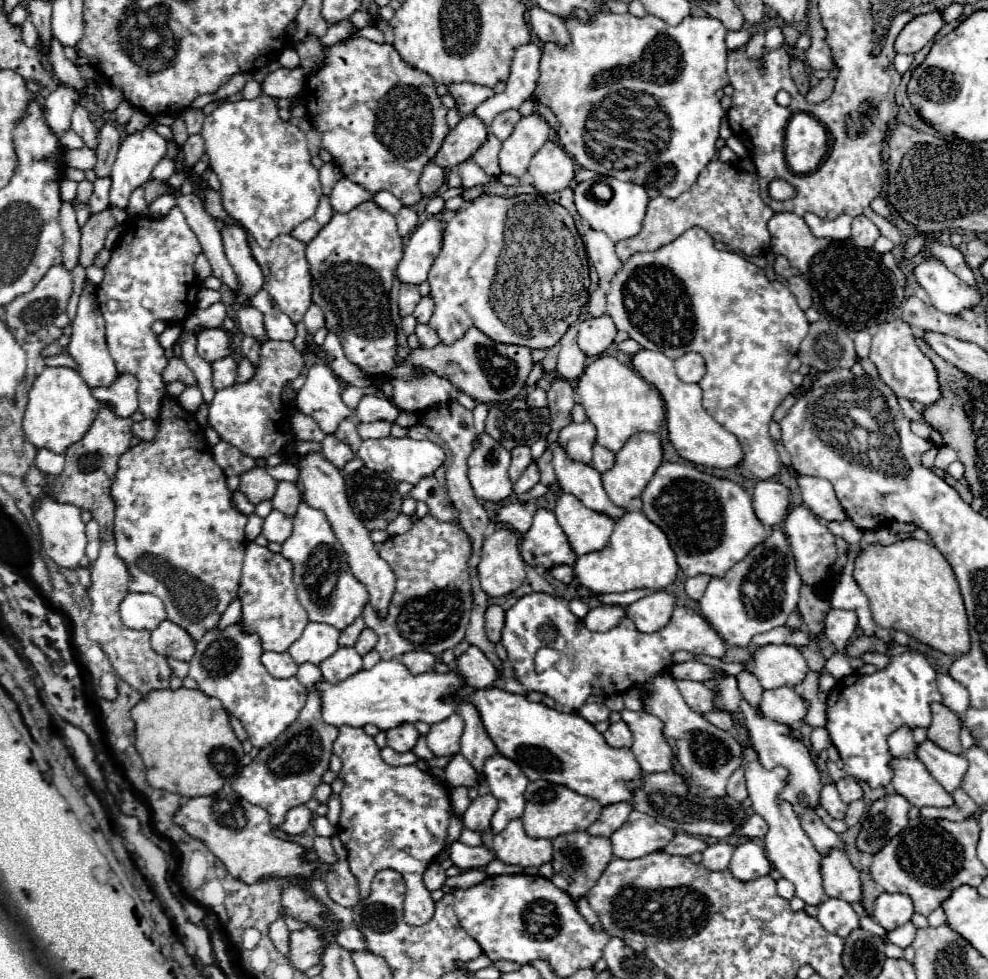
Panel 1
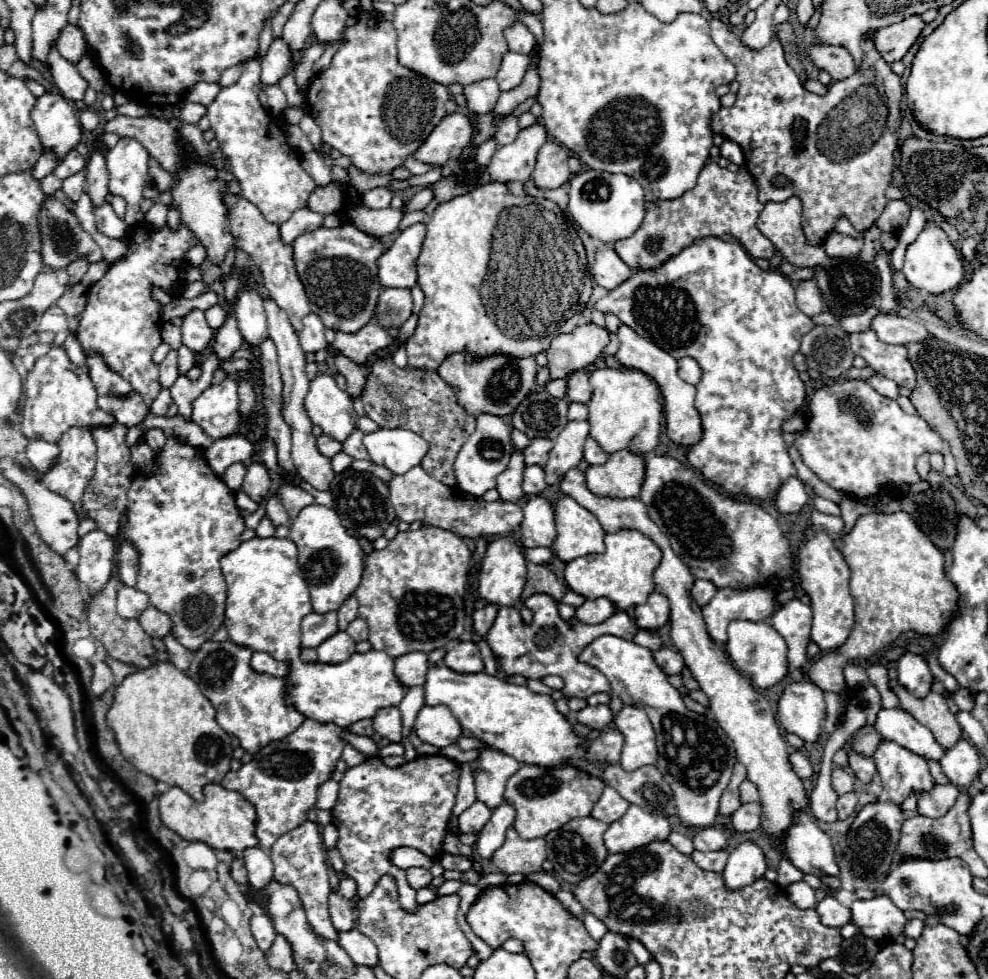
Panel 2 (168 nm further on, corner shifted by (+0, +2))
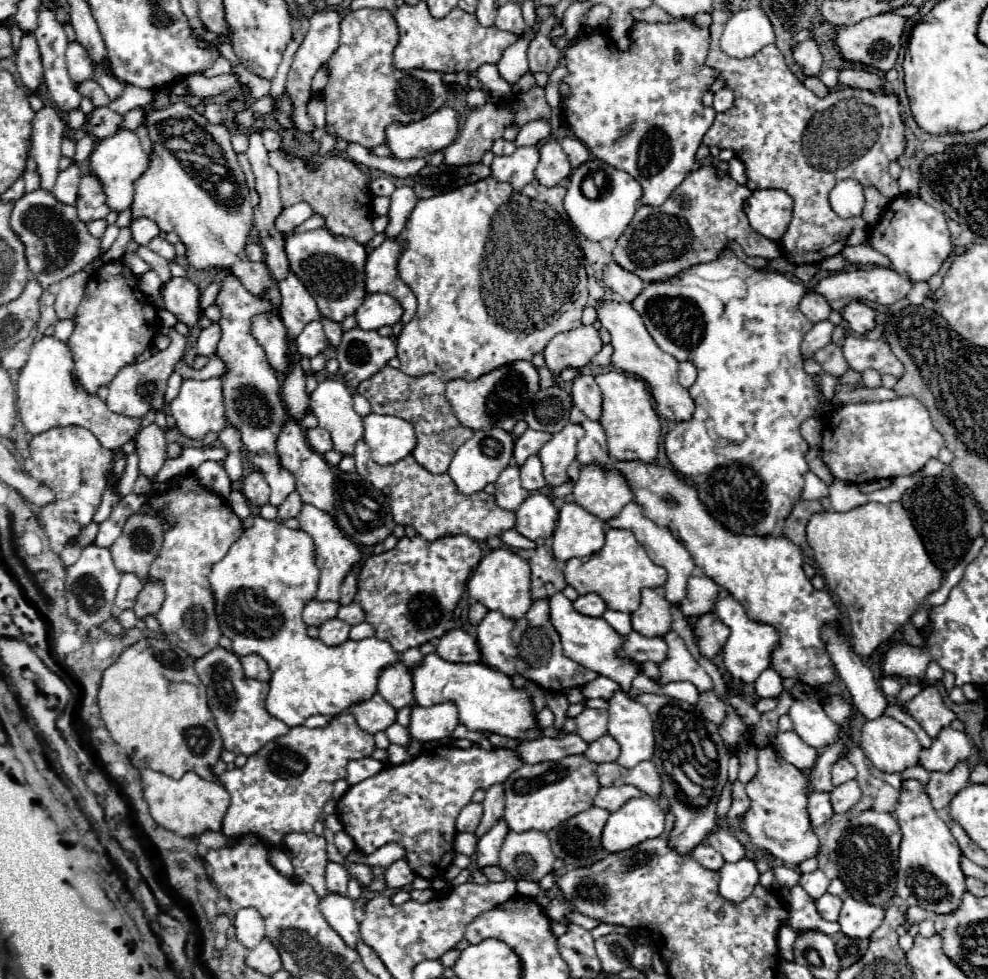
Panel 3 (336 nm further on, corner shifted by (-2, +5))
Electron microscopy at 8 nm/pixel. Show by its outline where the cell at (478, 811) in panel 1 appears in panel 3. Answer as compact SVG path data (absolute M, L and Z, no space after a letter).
M466 804L456 820L456 830L458 832L474 832L478 828L478 822L482 818L482 804Z

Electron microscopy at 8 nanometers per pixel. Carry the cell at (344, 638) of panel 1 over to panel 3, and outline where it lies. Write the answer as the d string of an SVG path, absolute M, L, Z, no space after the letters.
M350 572L346 578L344 578L344 582L342 582L342 588L340 588L340 604L350 604L352 600L354 600L354 596L356 596L356 576L354 576L354 572Z

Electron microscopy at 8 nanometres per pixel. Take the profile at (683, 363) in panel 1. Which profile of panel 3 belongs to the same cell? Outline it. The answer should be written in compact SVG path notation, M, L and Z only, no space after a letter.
M680 362L680 384L690 388L696 382L696 368L692 362Z

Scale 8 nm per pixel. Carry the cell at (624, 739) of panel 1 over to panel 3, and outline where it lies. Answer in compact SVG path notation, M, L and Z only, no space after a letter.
M606 734L606 736L598 738L596 742L592 742L588 746L588 750L584 752L584 756L588 760L596 762L596 764L600 764L600 762L616 762L618 754L620 754L620 746L610 734Z

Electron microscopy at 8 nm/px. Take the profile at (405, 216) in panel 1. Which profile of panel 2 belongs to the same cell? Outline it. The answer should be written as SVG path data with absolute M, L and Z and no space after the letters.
M360 203L346 211L346 219L350 219L358 229L374 237L384 237L396 231L402 217L404 209L364 209Z

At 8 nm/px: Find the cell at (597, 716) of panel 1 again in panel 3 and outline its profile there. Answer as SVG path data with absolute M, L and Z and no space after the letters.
M584 708L582 714L576 718L576 726L578 726L578 736L584 742L594 742L600 736L606 734L606 724L608 724L608 712L606 710L592 710L592 708Z

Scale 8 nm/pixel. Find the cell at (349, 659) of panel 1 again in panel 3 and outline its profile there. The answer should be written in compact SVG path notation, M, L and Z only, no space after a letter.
M330 618L326 620L320 628L320 640L328 646L336 646L348 640L348 632L350 632L350 624L346 624L344 620L338 618Z

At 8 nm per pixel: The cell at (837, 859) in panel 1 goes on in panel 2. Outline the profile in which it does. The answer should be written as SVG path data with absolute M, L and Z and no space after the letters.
M806 811L796 815L798 825L788 829L784 851L802 873L816 877L840 877L840 867L836 863L832 839L828 833L820 831Z

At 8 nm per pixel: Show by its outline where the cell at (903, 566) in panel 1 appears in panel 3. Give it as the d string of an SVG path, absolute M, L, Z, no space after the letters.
M866 502L848 512L834 512L834 510L818 512L810 518L806 526L806 540L814 550L814 560L818 568L822 566L820 570L824 574L828 588L846 606L852 630L852 646L854 652L860 656L870 656L878 648L878 644L888 640L902 624L906 624L914 614L914 610L922 606L926 596L938 590L942 584L940 570L928 558L924 544L918 532L914 530L908 512L900 502L892 504Z

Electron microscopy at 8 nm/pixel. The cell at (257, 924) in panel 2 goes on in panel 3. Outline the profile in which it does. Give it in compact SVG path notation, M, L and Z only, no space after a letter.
M254 908L238 910L232 926L236 930L236 940L246 948L254 948L264 938L264 920Z

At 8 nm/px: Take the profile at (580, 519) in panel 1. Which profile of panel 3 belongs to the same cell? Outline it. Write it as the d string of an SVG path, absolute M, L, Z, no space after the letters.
M566 502L558 514L558 526L552 534L552 554L558 562L574 556L590 556L604 546L604 522L578 506Z

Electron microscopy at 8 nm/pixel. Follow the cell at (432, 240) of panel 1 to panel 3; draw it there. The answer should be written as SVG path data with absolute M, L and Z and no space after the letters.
M388 238L372 250L366 258L366 292L368 294L390 294L404 310L400 324L408 324L412 316L416 314L416 296L412 290L400 280L396 264L400 256L400 240L398 238Z

